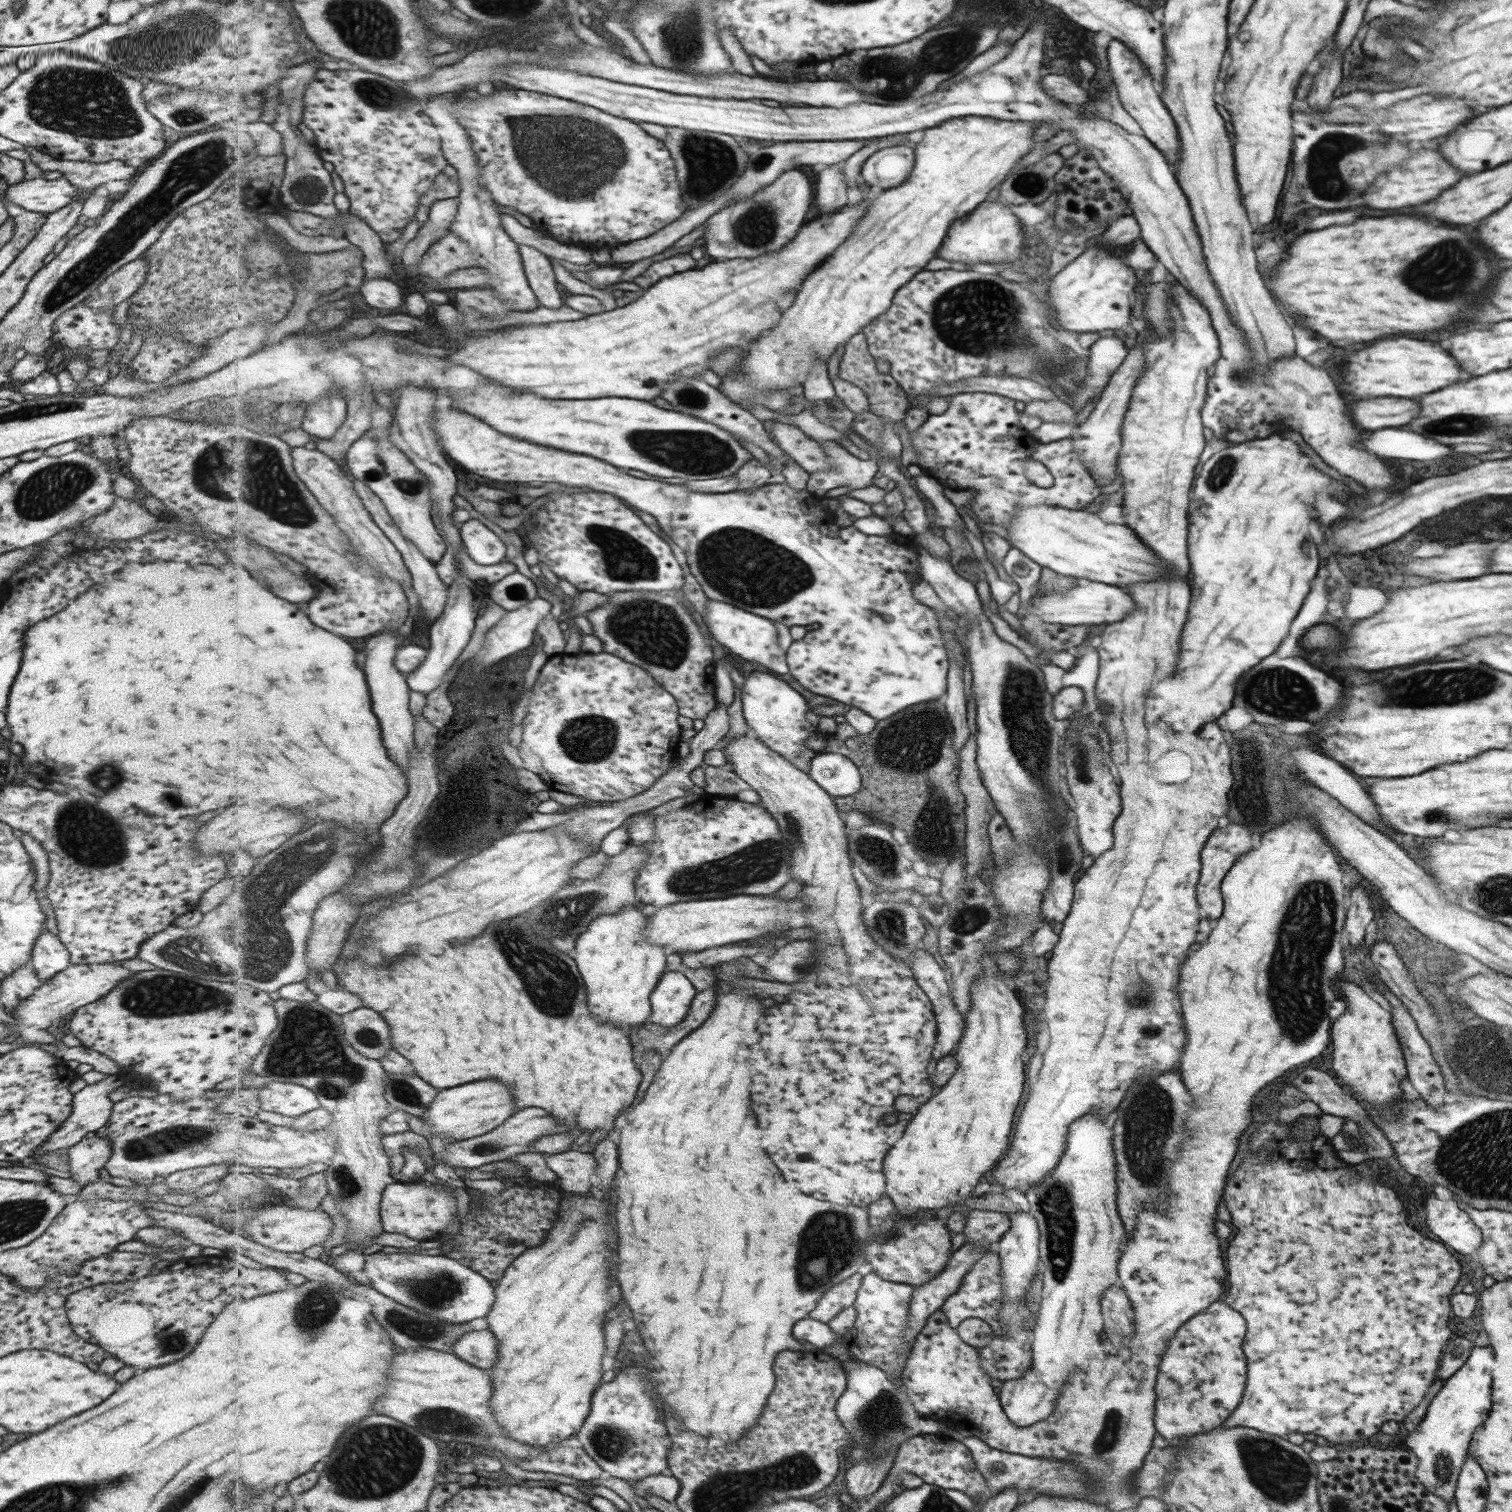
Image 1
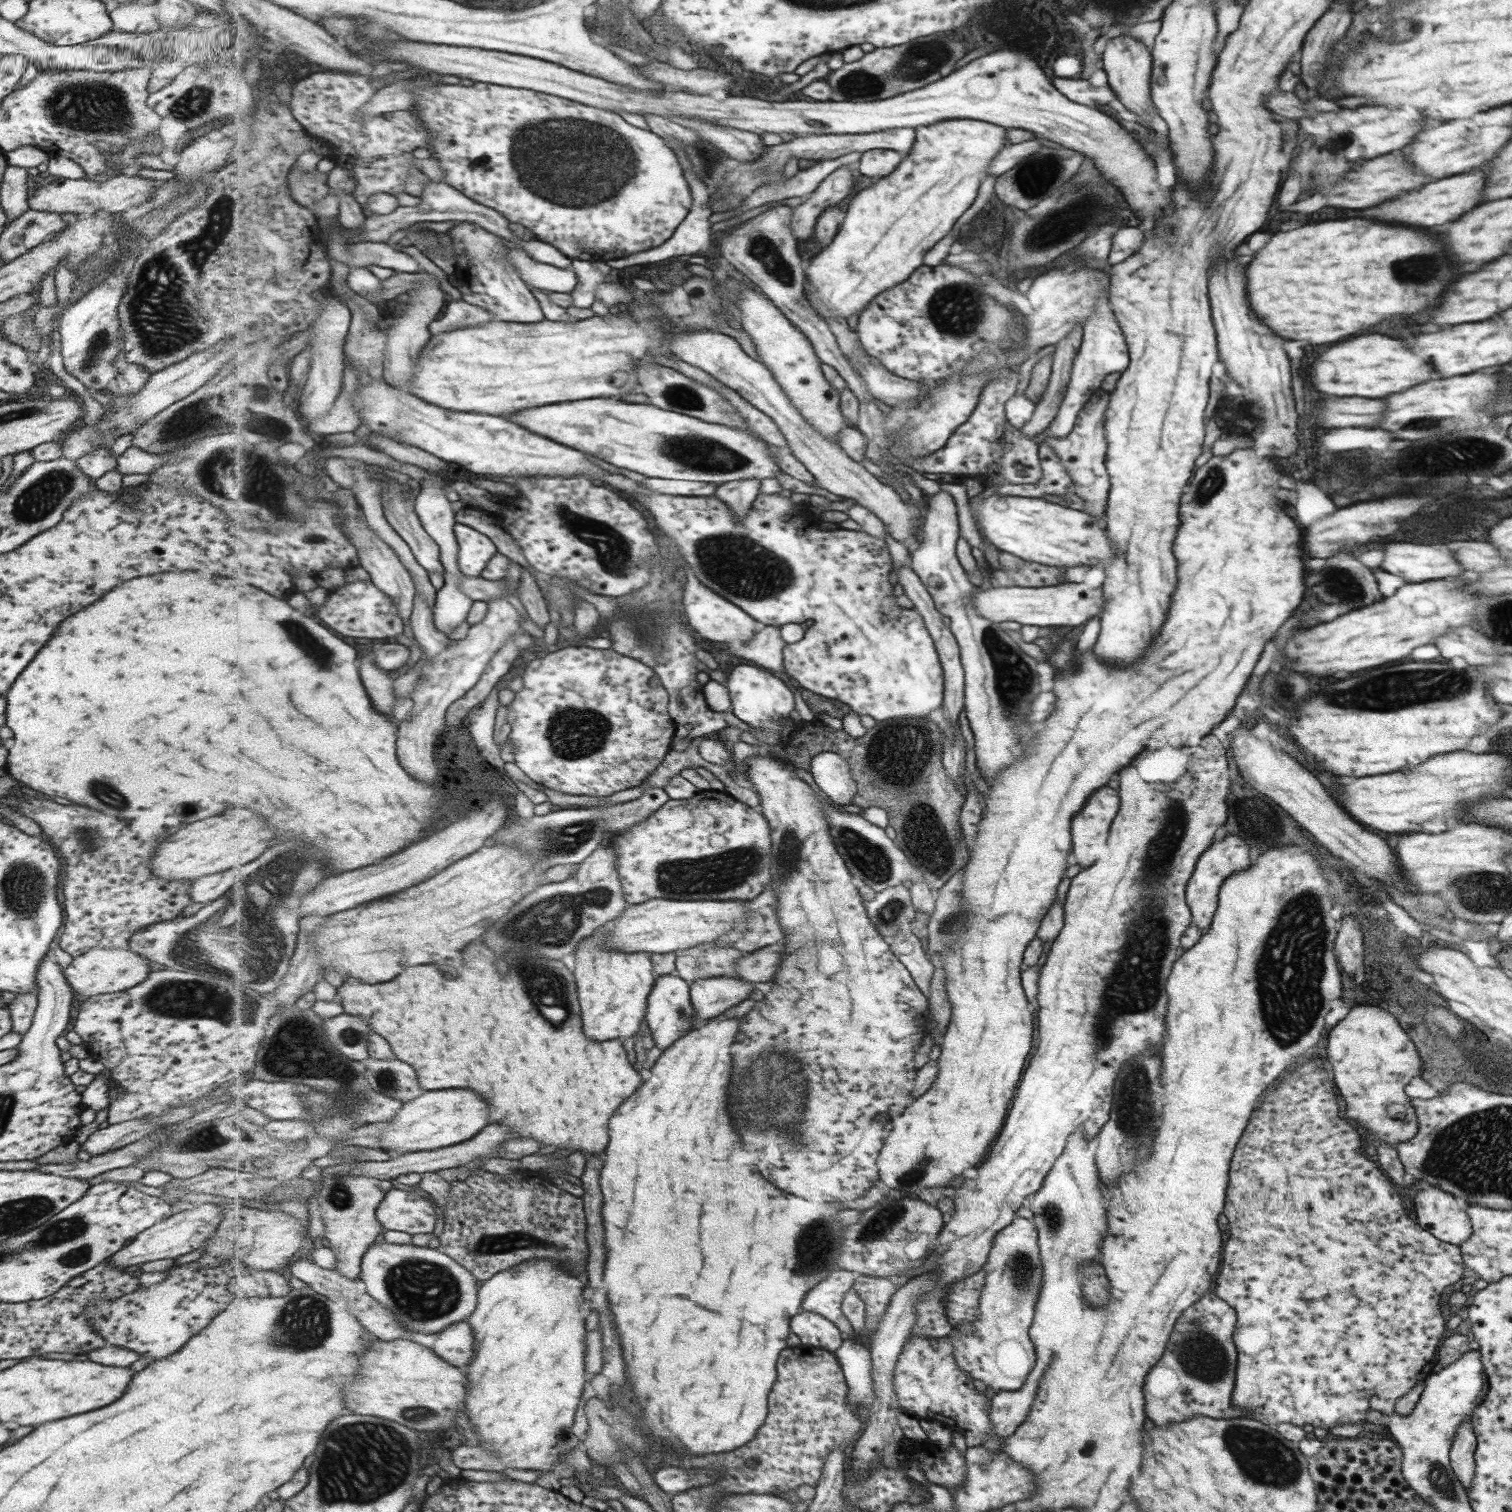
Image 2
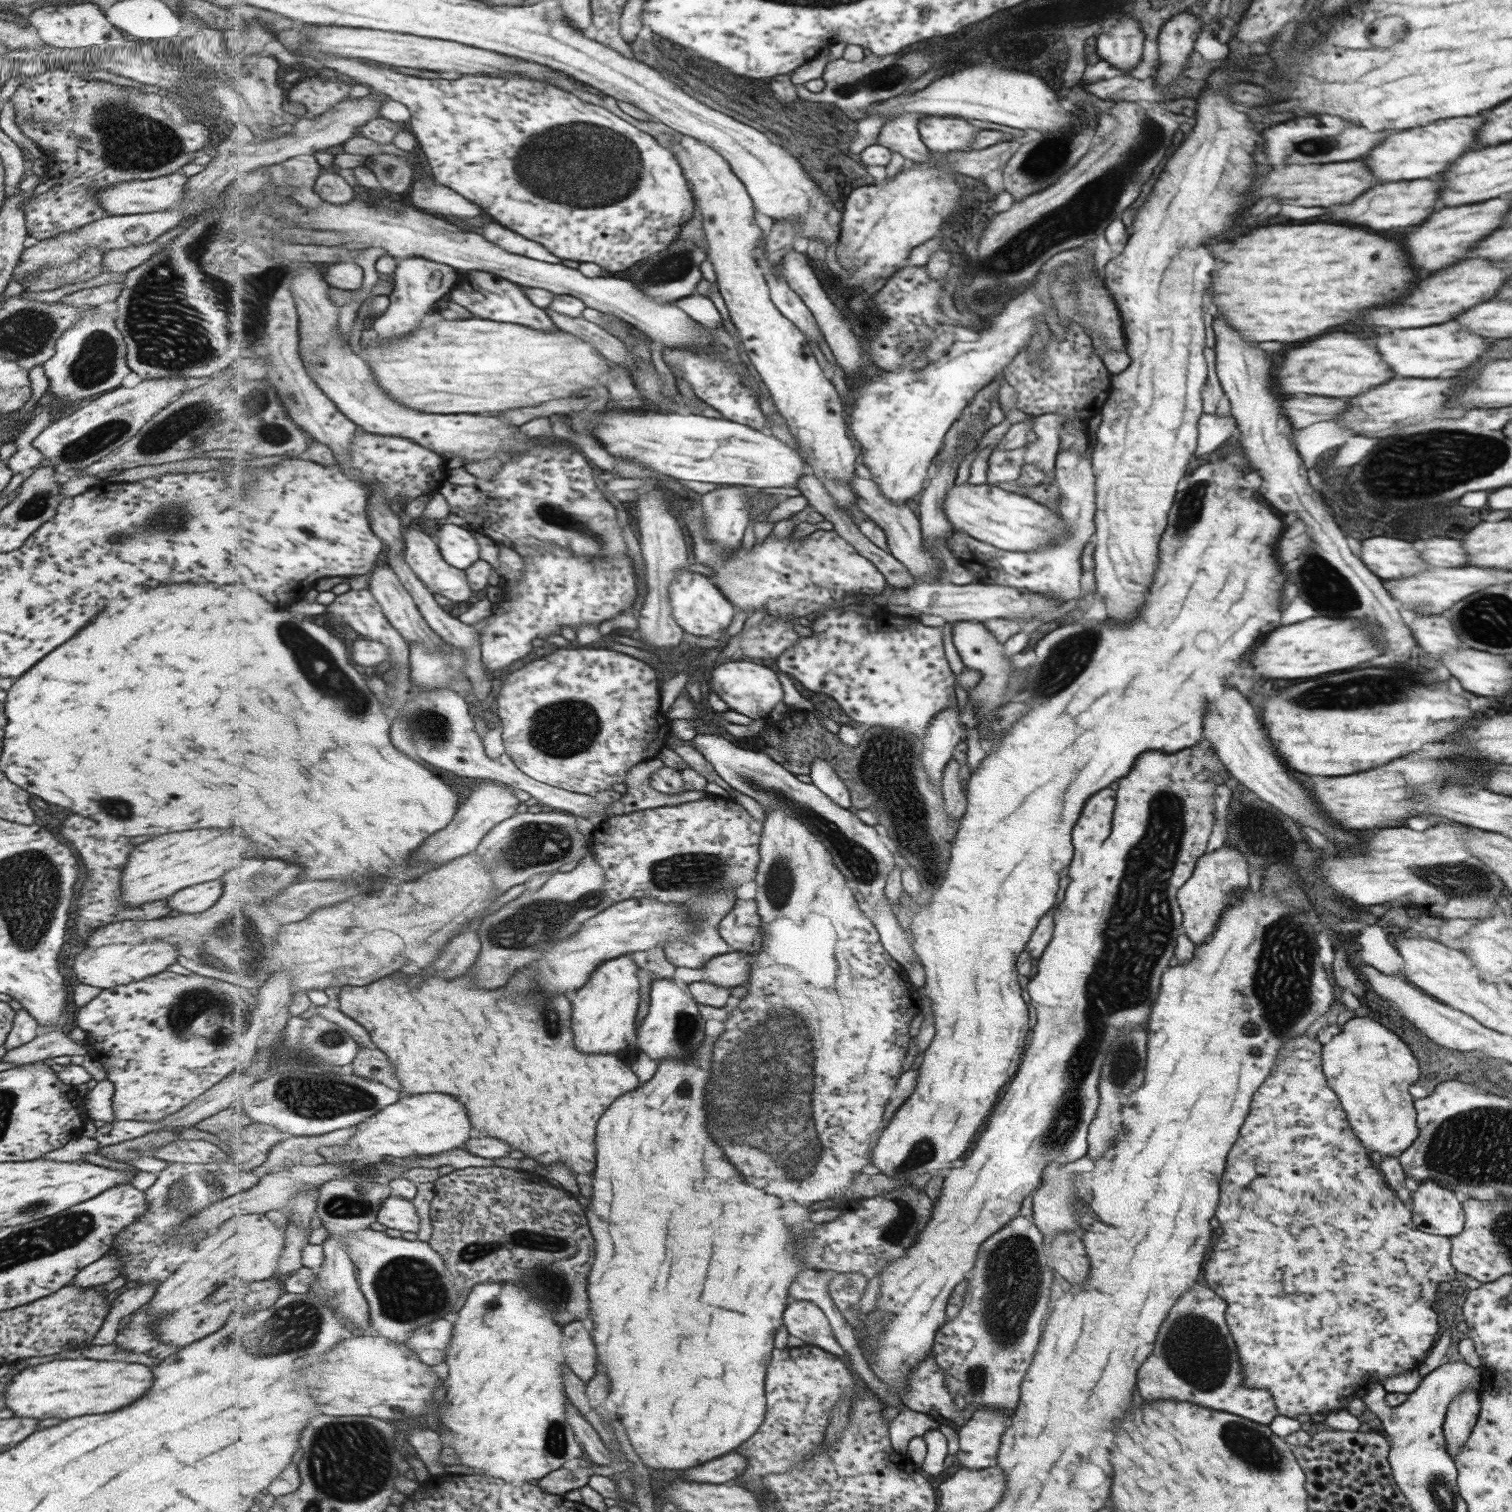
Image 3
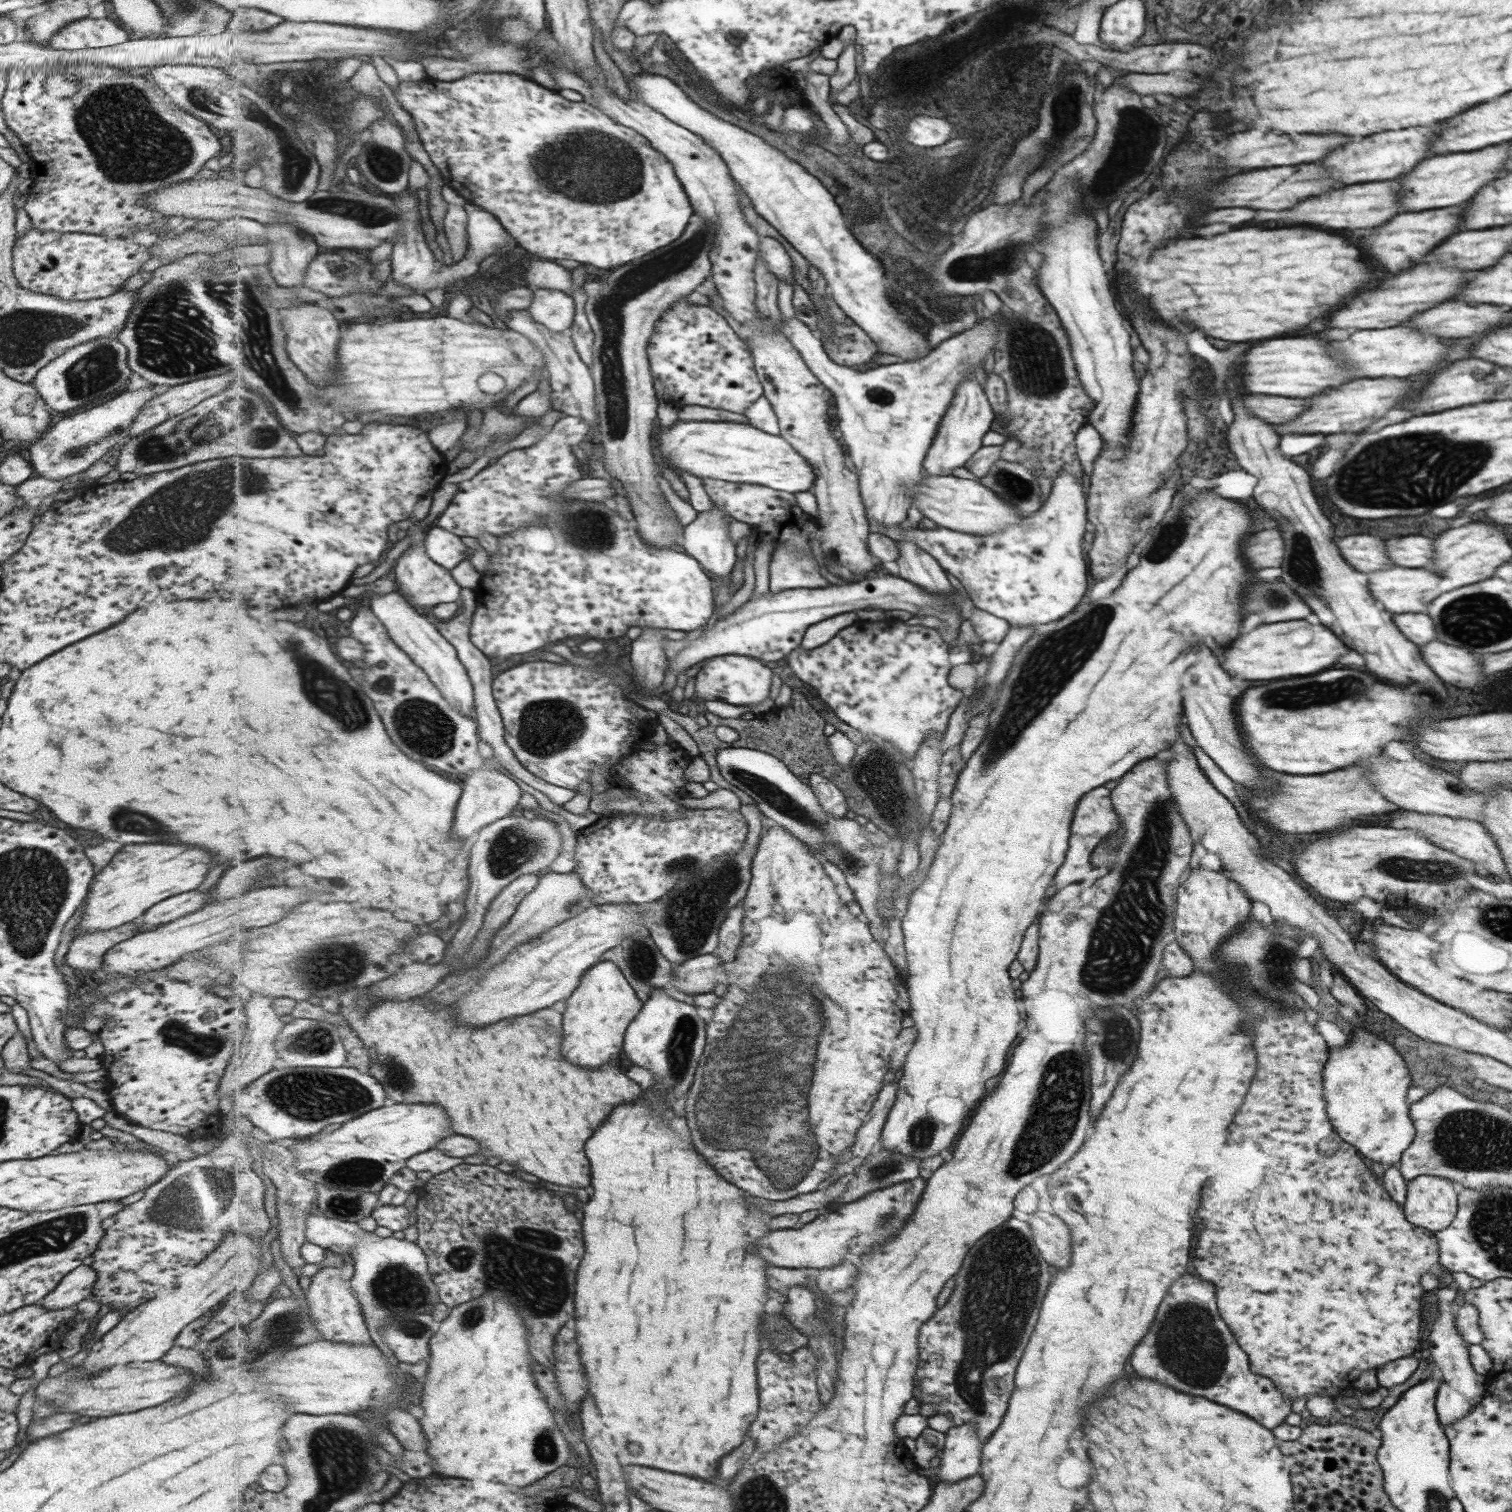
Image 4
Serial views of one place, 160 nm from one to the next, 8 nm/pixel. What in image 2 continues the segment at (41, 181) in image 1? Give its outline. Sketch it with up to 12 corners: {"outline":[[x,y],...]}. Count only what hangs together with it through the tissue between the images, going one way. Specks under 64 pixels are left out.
{"outline":[[132,173],[103,182],[55,177],[31,210],[119,215],[146,203],[157,180]]}

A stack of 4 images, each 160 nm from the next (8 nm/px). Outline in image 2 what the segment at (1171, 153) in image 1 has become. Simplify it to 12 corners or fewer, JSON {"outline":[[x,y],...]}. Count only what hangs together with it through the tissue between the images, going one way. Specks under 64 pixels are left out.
{"outline":[[1129,35],[1101,54],[1117,100],[1149,127],[1152,56]]}

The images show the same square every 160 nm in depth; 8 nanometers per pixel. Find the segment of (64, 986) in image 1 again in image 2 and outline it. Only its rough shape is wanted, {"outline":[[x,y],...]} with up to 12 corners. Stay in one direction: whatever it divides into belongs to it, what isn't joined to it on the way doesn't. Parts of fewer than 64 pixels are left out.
{"outline":[[91,948],[62,970],[72,995],[124,991],[149,972],[129,948]]}

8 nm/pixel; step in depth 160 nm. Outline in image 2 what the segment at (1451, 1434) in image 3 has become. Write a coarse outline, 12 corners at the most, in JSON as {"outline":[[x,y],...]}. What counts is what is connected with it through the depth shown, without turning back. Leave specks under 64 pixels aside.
{"outline":[[1470,1418],[1458,1426],[1450,1464],[1466,1492],[1474,1482],[1476,1435]]}

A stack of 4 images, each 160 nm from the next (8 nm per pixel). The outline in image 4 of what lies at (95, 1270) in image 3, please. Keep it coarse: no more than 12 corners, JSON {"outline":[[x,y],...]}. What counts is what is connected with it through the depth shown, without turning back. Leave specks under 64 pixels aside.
{"outline":[[80,1265],[38,1304],[49,1310],[71,1307],[90,1294],[93,1268]]}

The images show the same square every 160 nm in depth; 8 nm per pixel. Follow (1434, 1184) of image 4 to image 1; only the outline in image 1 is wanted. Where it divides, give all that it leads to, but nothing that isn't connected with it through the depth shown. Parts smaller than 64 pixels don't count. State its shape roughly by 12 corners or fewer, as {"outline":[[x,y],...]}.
{"outline":[[1453,1198],[1425,1200],[1429,1231],[1461,1255],[1483,1243]]}

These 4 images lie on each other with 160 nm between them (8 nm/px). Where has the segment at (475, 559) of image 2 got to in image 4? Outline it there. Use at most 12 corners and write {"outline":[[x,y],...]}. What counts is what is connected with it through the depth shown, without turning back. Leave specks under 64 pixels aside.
{"outline":[[449,529],[425,531],[429,556],[453,570],[470,548]]}

